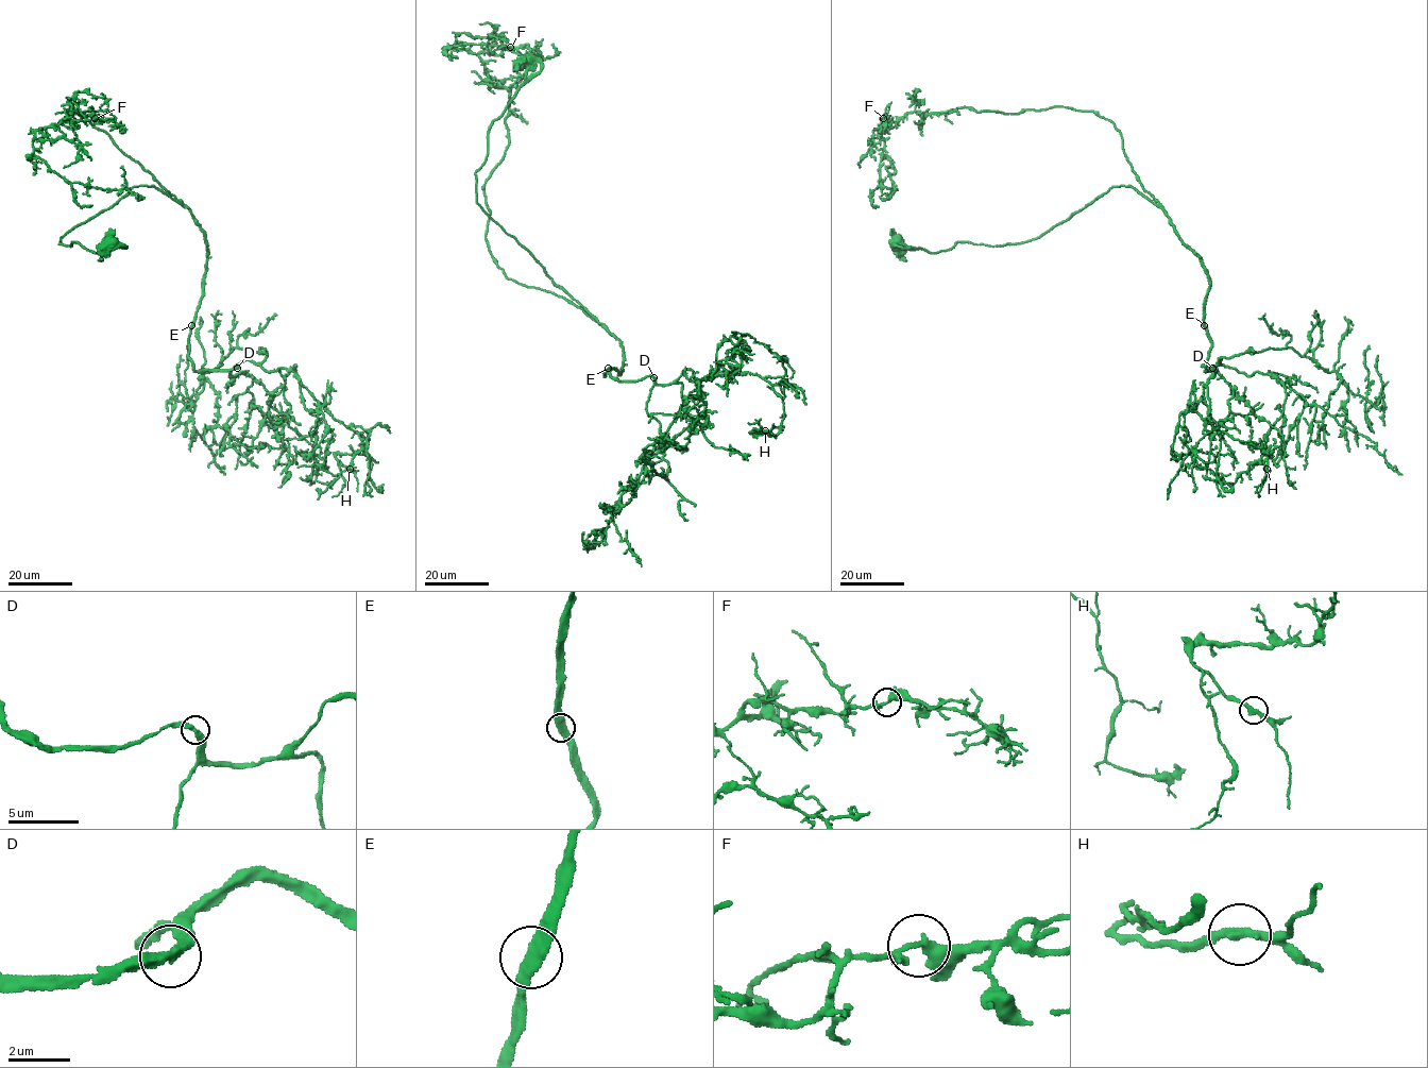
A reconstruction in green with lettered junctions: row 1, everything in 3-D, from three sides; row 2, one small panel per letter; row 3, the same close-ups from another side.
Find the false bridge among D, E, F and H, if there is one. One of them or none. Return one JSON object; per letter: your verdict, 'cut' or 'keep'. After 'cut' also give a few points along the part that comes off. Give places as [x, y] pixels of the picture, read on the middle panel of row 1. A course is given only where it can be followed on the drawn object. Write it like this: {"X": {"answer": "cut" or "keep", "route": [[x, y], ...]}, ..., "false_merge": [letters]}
{"D": {"answer": "keep"}, "E": {"answer": "keep"}, "F": {"answer": "keep"}, "H": {"answer": "keep"}, "false_merge": []}

